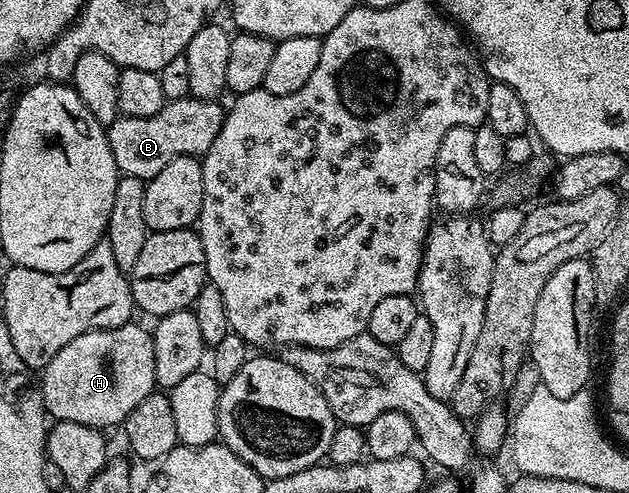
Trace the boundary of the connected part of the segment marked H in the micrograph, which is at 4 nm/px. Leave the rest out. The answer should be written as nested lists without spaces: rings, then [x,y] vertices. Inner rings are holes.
[[[130,320],[125,325],[119,328],[111,328],[110,330],[92,330],[89,333],[84,333],[82,336],[77,336],[71,340],[66,347],[61,348],[59,352],[52,357],[45,369],[40,371],[39,374],[39,389],[41,392],[41,400],[45,404],[46,413],[56,421],[71,422],[87,424],[88,426],[95,427],[100,430],[107,429],[107,426],[117,426],[124,423],[125,418],[135,410],[147,398],[149,394],[154,393],[156,389],[155,378],[155,354],[154,354],[154,340],[152,333],[141,326],[136,326],[136,321]]]

